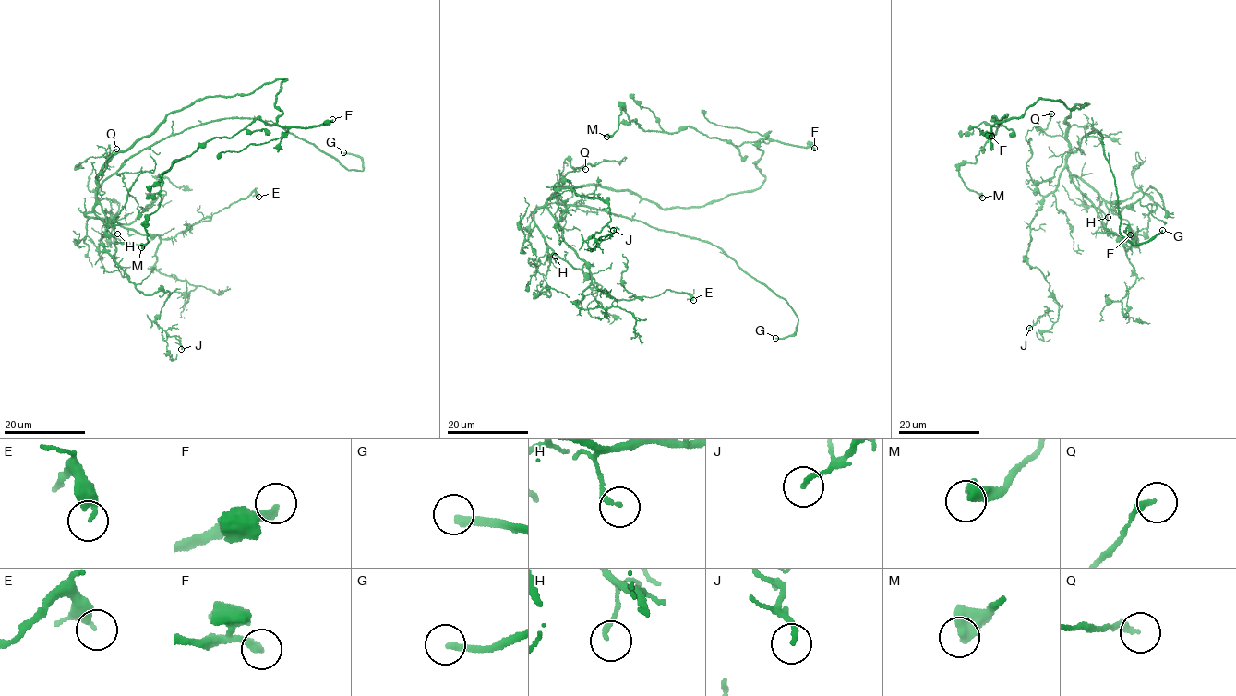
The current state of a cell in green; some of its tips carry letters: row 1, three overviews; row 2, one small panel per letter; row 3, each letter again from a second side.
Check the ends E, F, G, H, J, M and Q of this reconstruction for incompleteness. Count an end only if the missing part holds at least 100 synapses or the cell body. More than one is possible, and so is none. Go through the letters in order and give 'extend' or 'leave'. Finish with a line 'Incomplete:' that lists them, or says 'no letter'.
E: leave
F: extend
G: extend
H: leave
J: leave
M: leave
Q: leave
Incomplete: F, G

